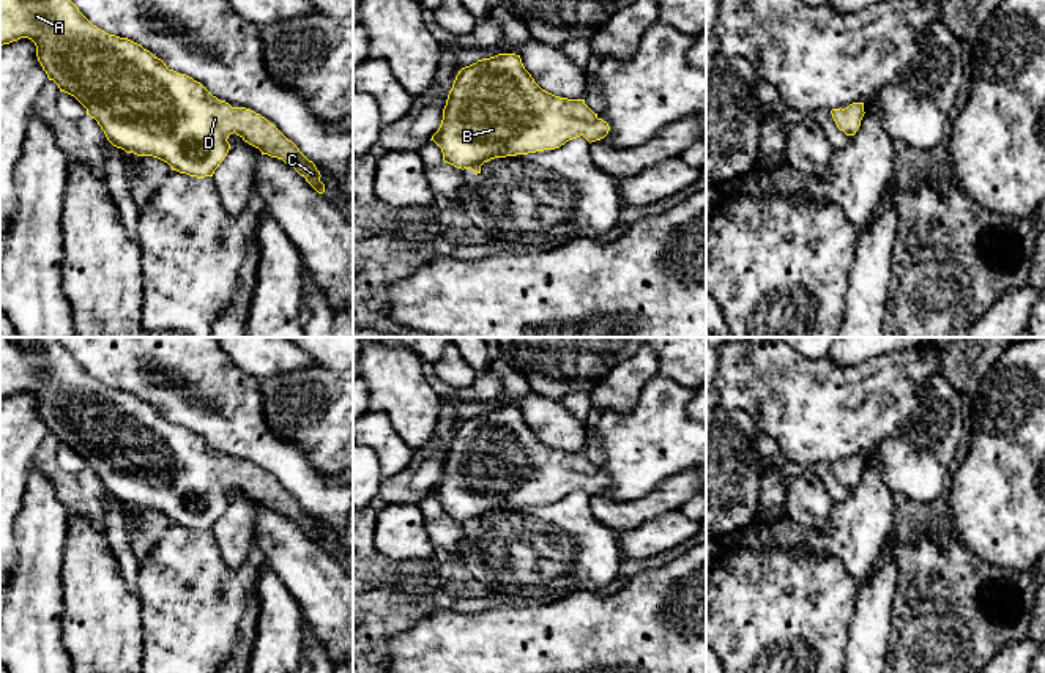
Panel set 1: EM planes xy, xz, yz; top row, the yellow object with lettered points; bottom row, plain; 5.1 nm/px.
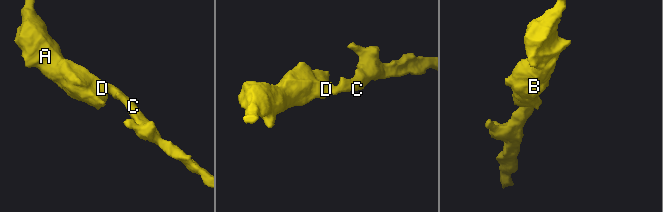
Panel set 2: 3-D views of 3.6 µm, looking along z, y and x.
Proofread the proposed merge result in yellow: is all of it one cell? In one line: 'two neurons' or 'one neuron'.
one neuron

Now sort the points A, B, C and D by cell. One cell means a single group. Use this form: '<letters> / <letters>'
A B C D

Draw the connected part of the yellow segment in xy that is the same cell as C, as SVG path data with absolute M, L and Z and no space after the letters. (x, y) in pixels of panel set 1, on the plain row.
M0 337L0 399L20 391L35 396L49 433L87 462L113 500L158 511L172 523L205 531L213 530L227 509L227 492L235 485L262 508L293 520L318 547L325 545L315 517L265 470L246 460L232 460L192 430L169 422L140 397L98 381L58 337Z

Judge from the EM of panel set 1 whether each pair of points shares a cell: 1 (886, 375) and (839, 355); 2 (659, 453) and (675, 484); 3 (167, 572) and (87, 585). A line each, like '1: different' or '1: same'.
1: different
2: different
3: different

